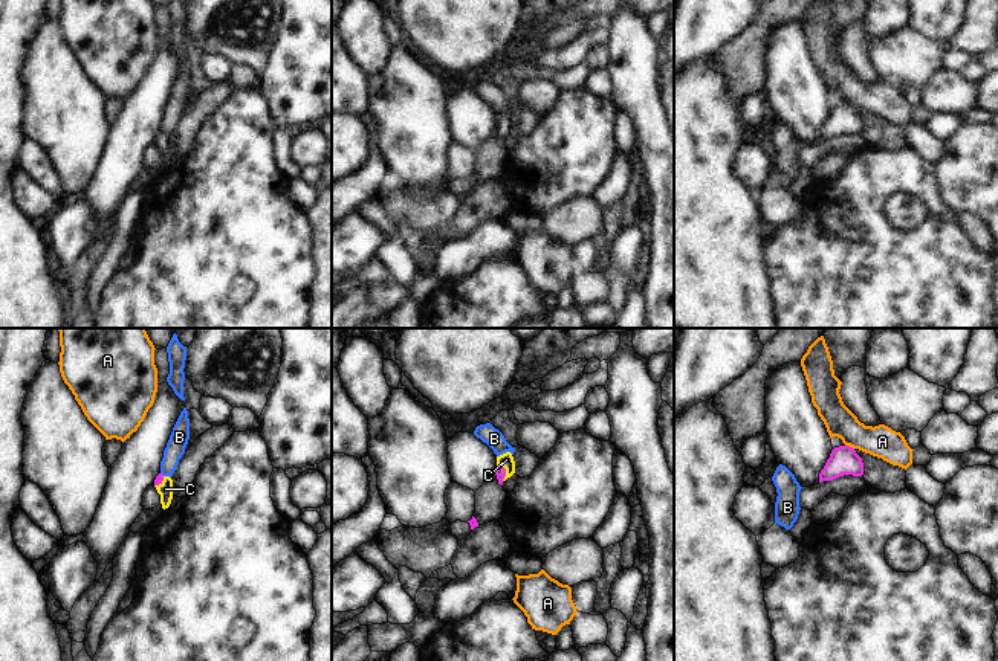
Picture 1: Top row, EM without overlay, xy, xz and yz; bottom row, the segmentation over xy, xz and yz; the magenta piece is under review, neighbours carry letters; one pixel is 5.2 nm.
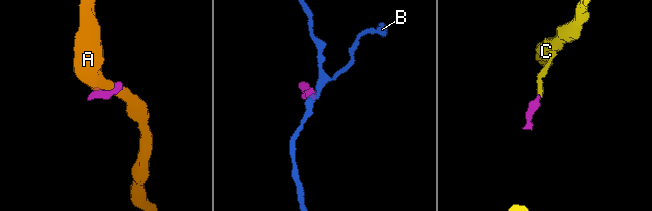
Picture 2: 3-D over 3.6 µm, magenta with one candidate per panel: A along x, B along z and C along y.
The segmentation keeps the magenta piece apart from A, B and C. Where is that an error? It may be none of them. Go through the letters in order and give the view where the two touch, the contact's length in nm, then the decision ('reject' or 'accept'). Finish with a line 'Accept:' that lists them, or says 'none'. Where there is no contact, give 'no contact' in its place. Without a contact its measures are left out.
A: contact in yz; length 50 nm; reject
B: no contact; reject
C: contact in xz; length 90 nm; accept
Accept: C

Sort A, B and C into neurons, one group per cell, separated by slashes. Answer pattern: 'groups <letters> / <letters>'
groups A / B / C

